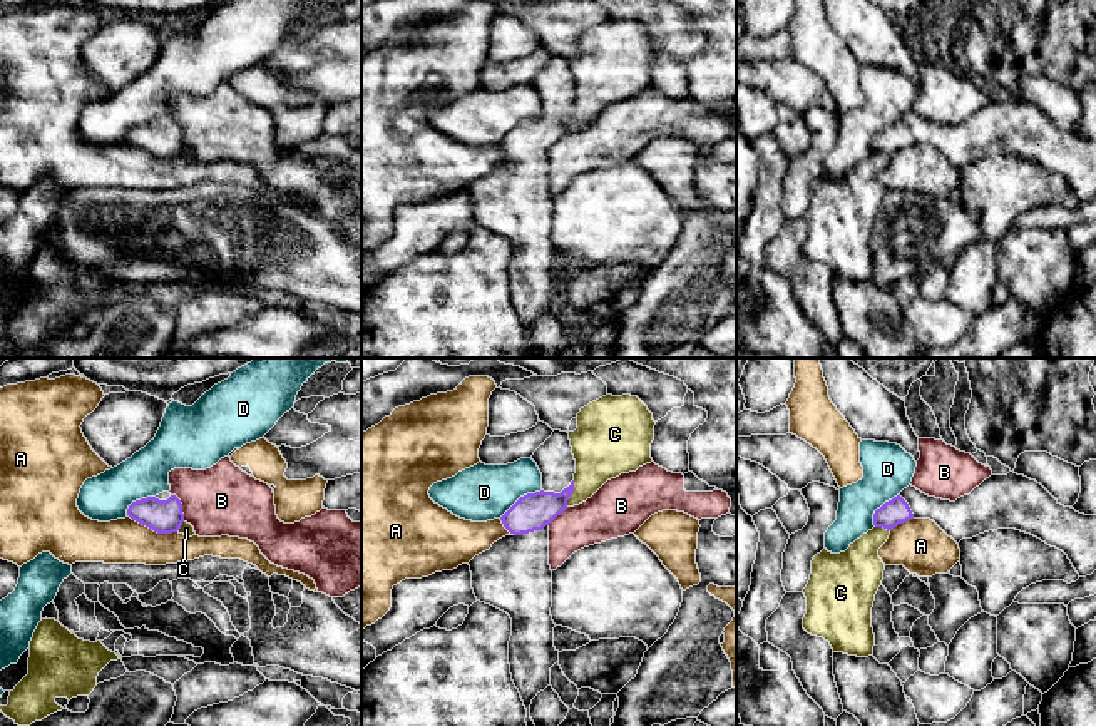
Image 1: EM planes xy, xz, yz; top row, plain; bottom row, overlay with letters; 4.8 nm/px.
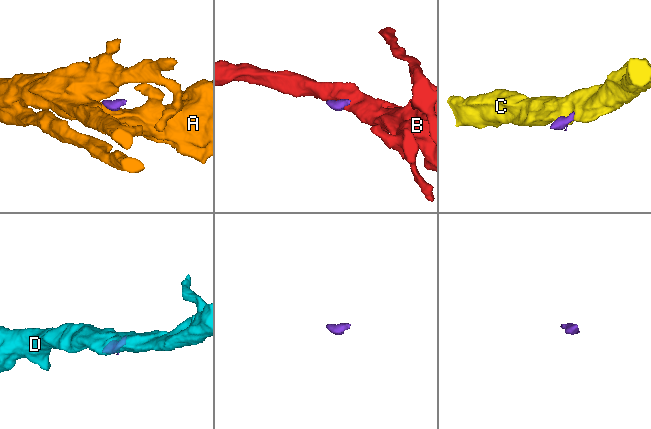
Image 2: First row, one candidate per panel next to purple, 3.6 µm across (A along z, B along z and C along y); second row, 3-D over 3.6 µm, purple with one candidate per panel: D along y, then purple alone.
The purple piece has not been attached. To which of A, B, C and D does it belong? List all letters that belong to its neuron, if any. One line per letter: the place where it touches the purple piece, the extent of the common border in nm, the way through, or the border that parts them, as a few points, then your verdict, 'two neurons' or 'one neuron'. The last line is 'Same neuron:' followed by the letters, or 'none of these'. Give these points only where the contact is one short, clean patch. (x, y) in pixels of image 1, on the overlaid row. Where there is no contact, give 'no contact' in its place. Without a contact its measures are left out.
A: contact xy (153, 529); length 240 nm; border xy (129, 516), (158, 532), (176, 532); two neurons
B: contact xy (181, 507); length 150 nm; border xy (171, 494), (179, 501), (184, 521); two neurons
C: contact xz (571, 494); length 130 nm; border xz (574, 480), (574, 490), (566, 506); two neurons
D: contact xz (521, 497); length 240 nm; border xz (541, 489), (521, 495), (499, 517); two neurons
Same neuron: none of these

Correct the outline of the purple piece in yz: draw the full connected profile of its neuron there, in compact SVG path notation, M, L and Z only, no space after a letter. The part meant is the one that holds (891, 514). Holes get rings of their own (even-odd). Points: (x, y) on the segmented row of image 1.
M991 475L955 502L929 497L909 485L873 514L873 525L892 530L910 519L930 519L957 544L997 529L1031 534L1063 550L1079 577L1096 570L1096 515L1061 505L1024 475Z

